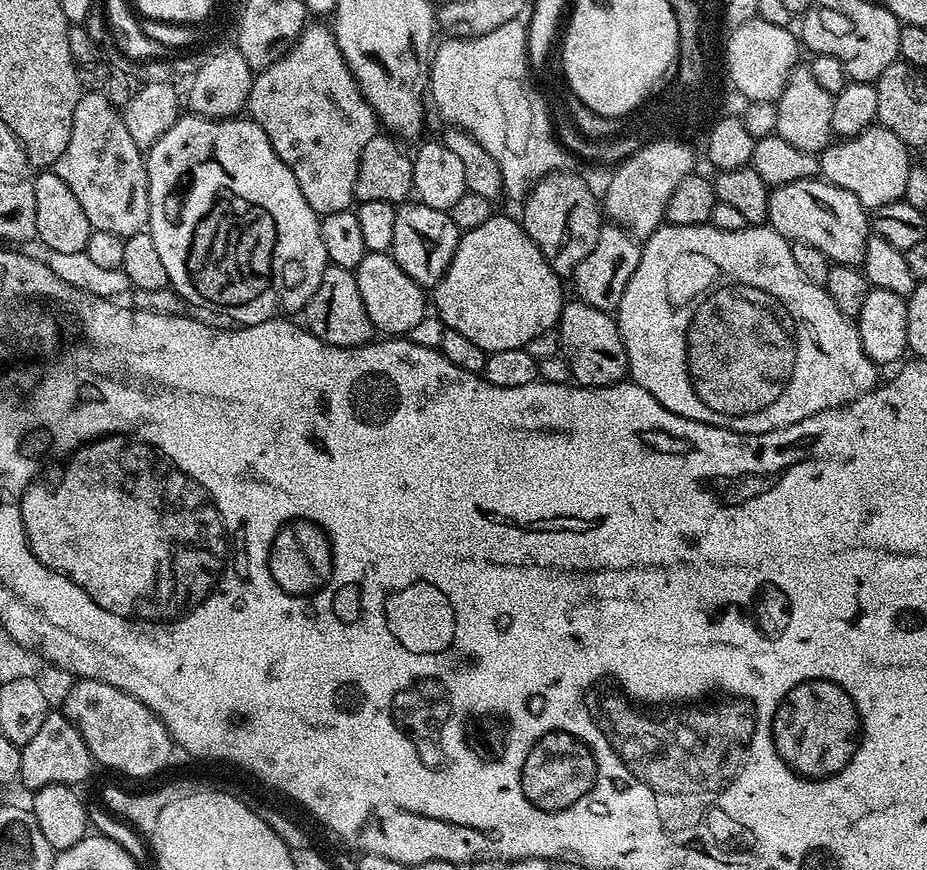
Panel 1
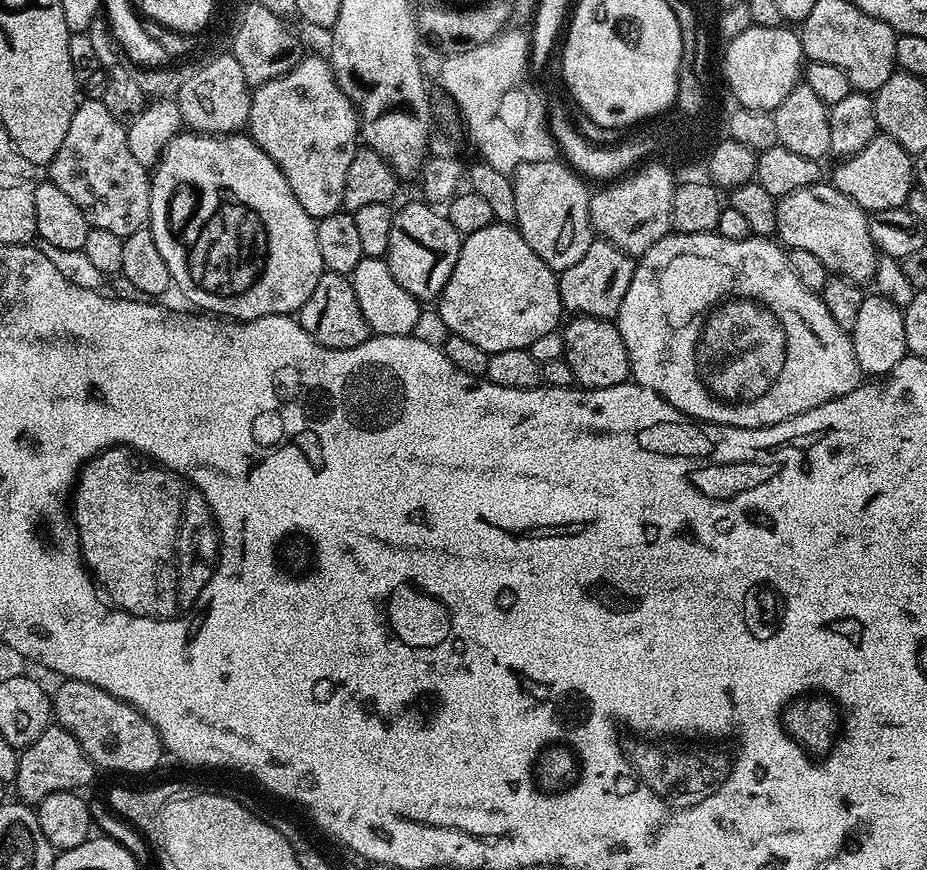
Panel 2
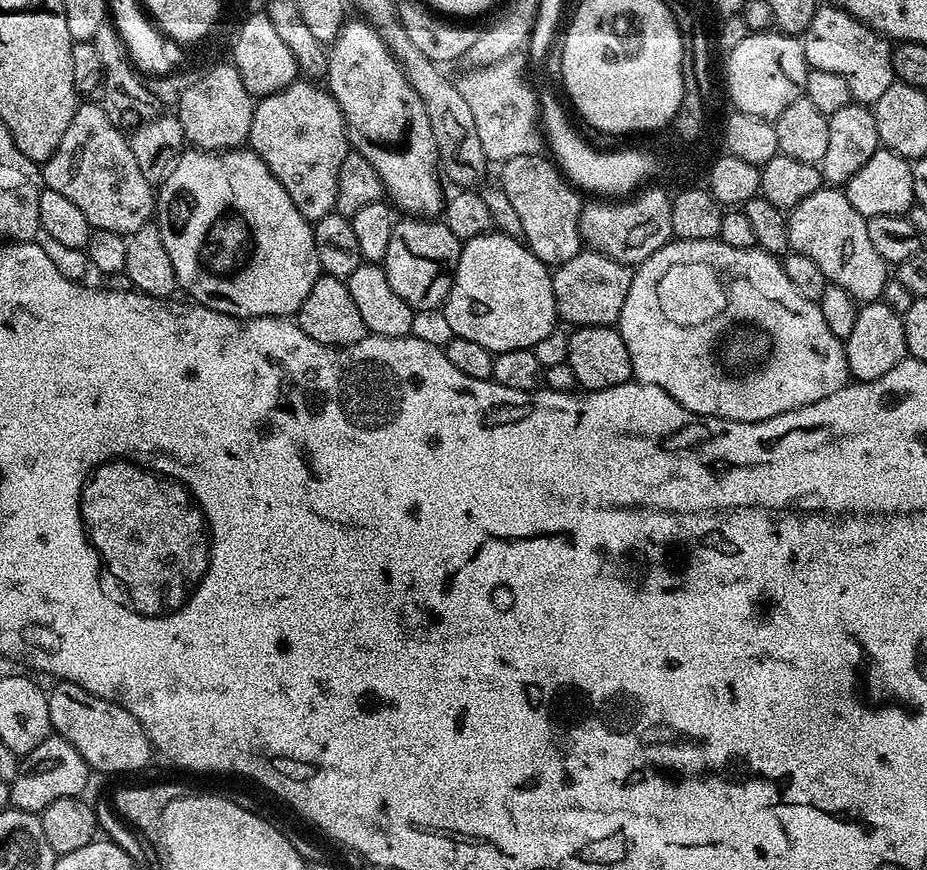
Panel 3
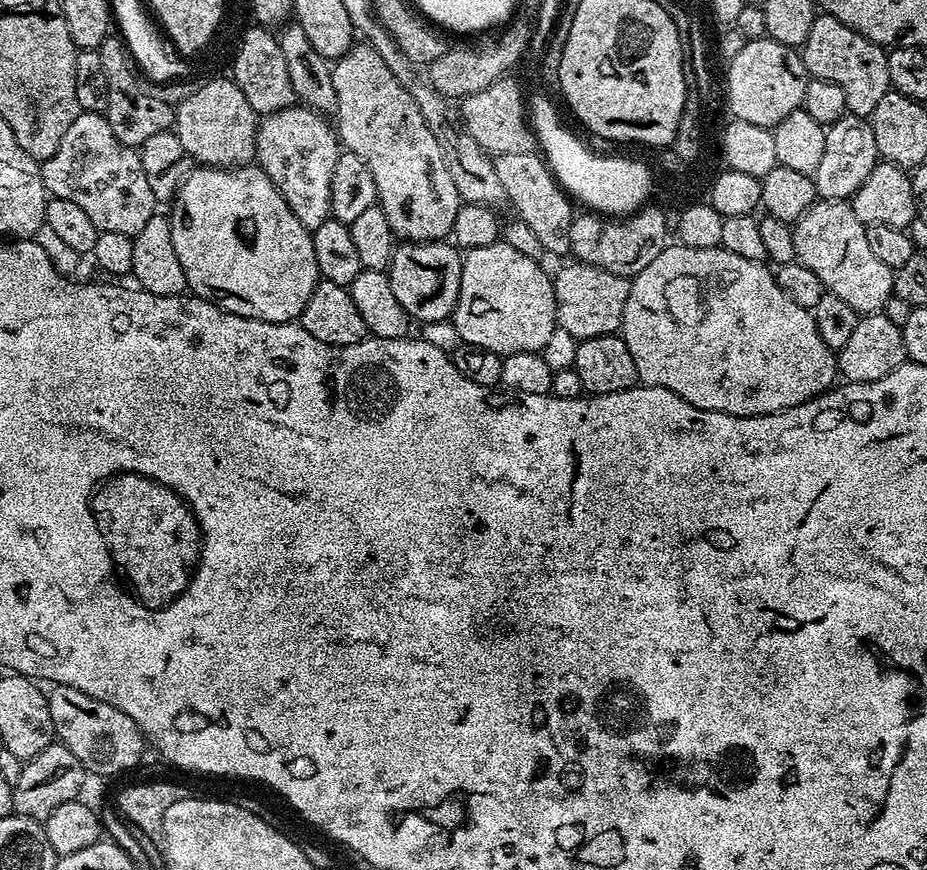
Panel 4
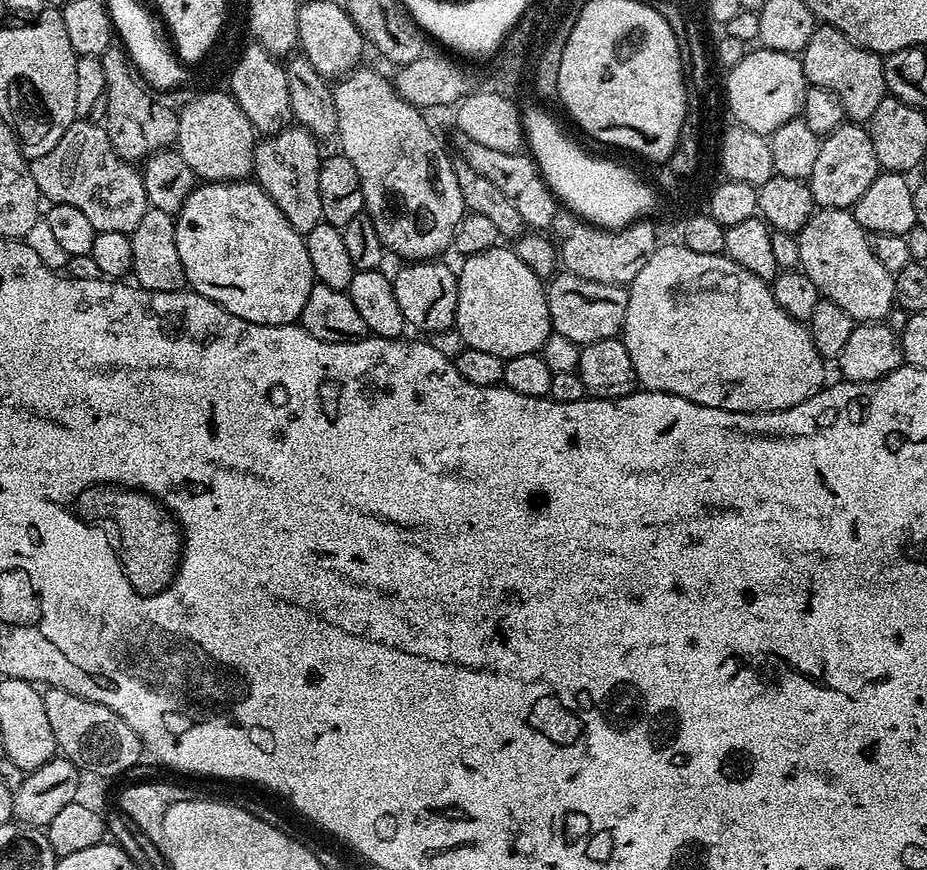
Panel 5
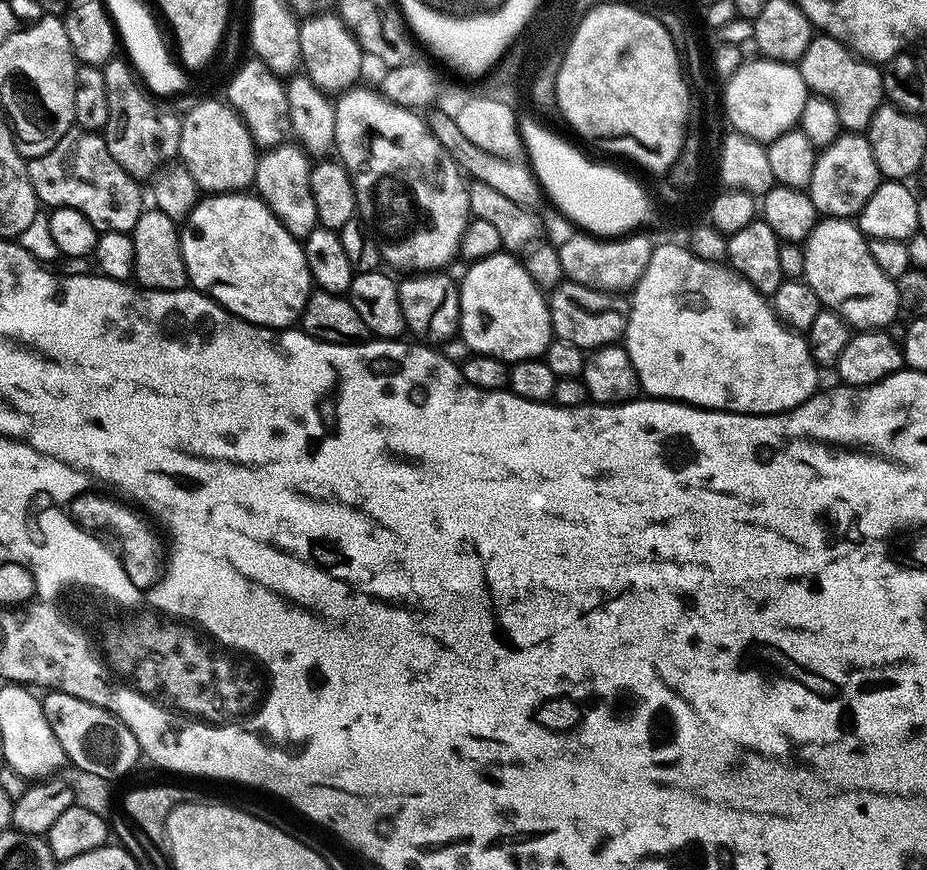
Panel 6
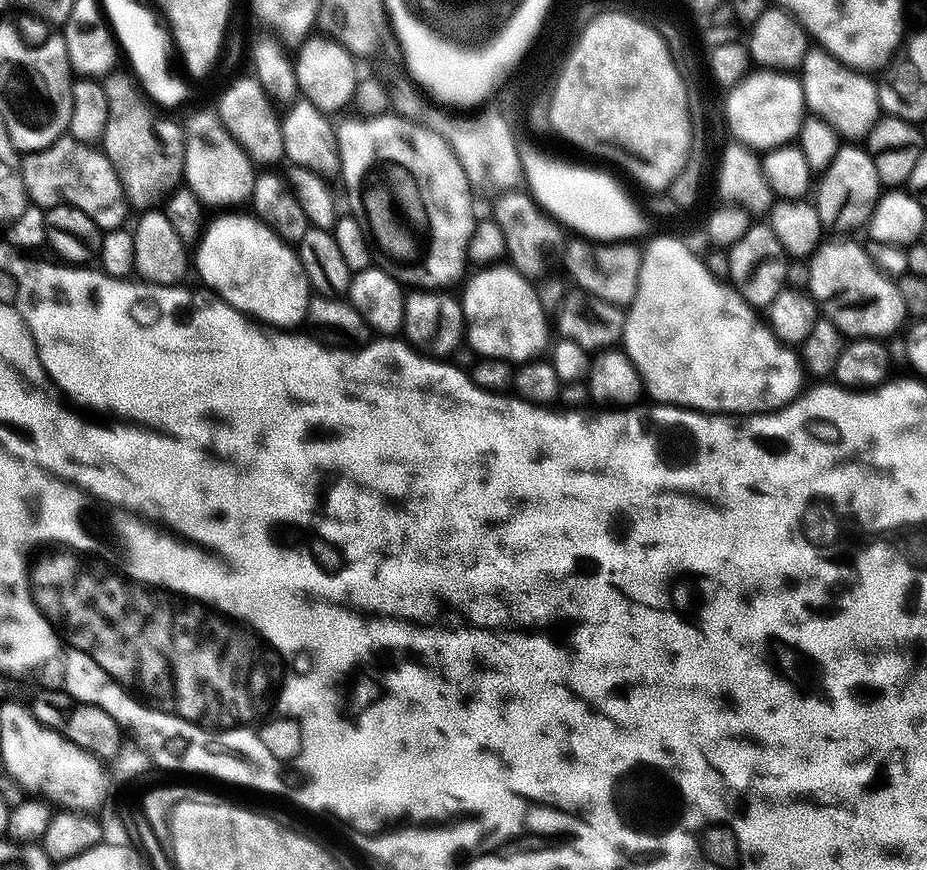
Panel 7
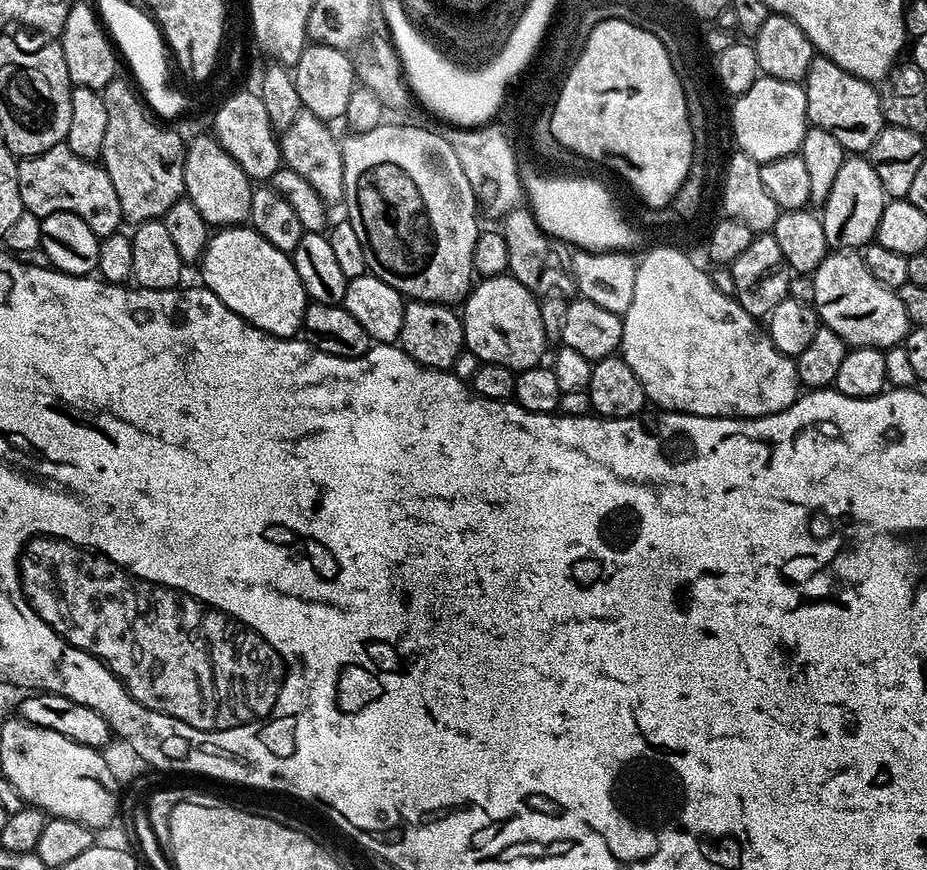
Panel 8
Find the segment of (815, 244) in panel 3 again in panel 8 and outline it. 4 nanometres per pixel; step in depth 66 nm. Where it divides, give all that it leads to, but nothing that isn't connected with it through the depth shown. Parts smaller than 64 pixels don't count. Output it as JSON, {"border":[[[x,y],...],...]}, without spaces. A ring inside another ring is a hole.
{"border":[[[852,250],[833,251],[810,277],[814,282],[814,307],[821,325],[834,330],[845,344],[887,350],[897,347],[908,335],[908,315],[899,295],[870,274],[863,255]]]}

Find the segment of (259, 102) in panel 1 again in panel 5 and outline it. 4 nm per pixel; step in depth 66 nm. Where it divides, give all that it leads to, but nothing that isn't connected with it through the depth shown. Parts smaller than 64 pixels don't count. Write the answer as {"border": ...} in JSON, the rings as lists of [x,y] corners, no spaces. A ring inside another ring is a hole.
{"border":[[[289,126],[276,133],[265,136],[257,143],[252,153],[252,172],[255,183],[282,210],[286,222],[294,226],[294,230],[307,234],[314,226],[322,223],[322,194],[318,194],[318,170],[322,159],[322,151],[317,137],[299,126]]]}

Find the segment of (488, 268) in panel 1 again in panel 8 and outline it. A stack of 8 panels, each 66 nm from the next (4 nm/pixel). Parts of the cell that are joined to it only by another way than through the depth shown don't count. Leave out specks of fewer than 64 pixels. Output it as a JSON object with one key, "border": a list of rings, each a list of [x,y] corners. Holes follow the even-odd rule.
{"border":[[[490,276],[481,279],[462,304],[464,342],[486,364],[501,364],[513,370],[535,368],[546,349],[542,314],[537,297],[513,276]]]}

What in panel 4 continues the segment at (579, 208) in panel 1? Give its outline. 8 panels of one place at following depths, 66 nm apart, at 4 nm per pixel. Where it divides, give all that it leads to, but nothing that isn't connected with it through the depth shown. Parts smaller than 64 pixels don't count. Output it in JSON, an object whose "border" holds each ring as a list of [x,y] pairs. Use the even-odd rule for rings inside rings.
{"border":[[[536,152],[526,154],[502,154],[492,161],[494,170],[498,172],[498,182],[502,182],[502,190],[508,195],[507,203],[512,204],[515,215],[542,242],[545,253],[568,252],[570,246],[570,222],[574,215],[573,201],[567,192],[560,187],[547,160]]]}

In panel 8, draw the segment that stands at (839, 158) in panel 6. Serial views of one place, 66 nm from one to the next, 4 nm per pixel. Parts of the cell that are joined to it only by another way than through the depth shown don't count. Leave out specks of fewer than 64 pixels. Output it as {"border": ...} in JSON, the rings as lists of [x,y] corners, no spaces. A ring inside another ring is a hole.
{"border":[[[852,154],[844,159],[838,174],[834,174],[834,186],[819,213],[822,230],[826,230],[826,242],[832,250],[862,250],[876,239],[878,222],[882,222],[882,210],[886,197],[882,181],[878,179],[875,164],[863,155]]]}

